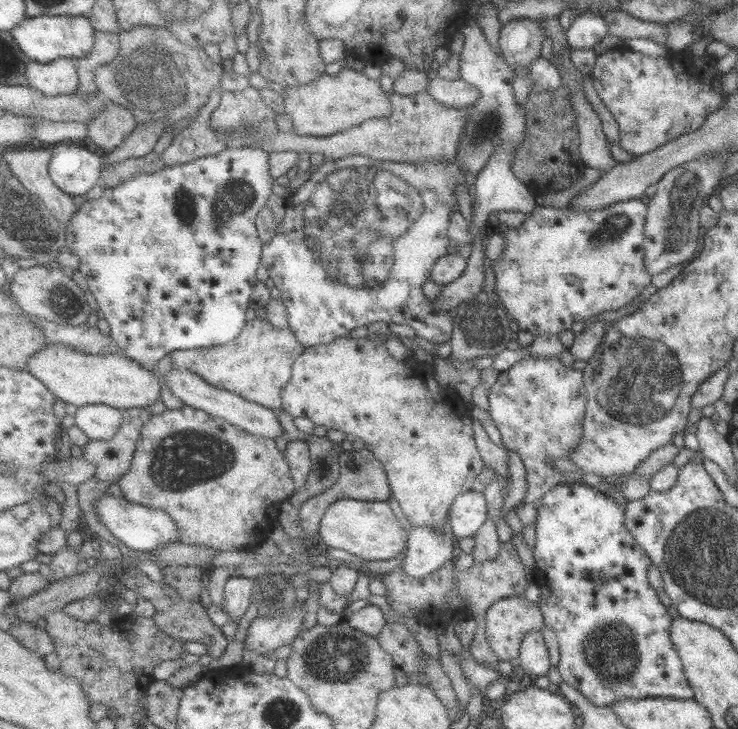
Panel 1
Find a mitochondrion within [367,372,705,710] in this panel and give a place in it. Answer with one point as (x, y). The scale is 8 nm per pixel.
(611, 655)

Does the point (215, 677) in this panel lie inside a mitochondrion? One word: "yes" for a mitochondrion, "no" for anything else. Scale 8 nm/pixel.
no

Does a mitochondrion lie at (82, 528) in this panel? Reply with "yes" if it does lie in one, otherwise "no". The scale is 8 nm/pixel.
no

